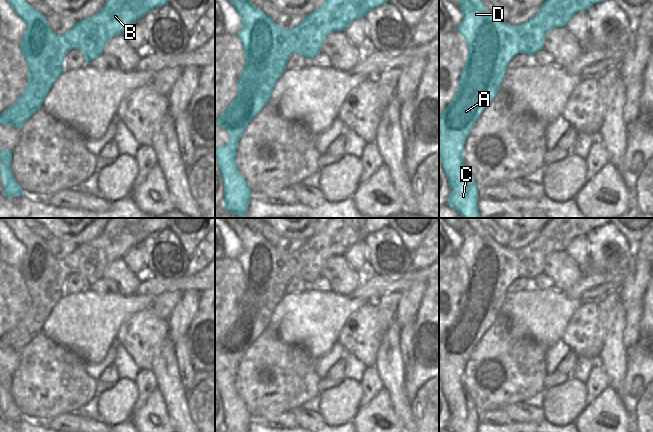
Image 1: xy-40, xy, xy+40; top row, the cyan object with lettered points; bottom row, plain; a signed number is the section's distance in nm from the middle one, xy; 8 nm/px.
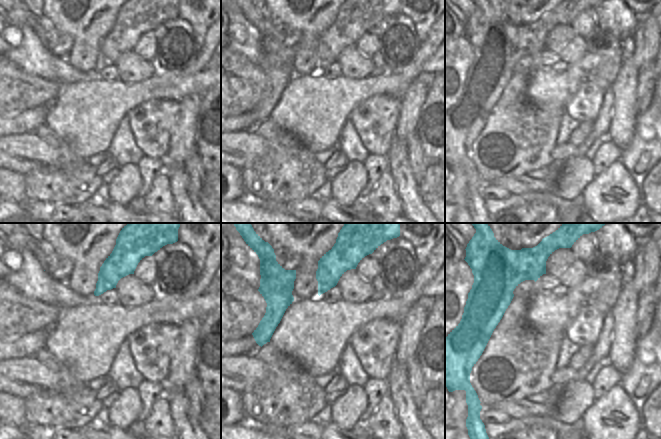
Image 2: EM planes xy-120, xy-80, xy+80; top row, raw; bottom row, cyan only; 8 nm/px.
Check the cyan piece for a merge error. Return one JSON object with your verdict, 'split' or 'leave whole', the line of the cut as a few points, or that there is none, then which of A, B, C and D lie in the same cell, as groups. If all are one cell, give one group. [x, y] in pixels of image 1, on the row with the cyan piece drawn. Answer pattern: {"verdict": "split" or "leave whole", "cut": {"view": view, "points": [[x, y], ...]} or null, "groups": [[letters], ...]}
{"verdict": "split", "cut": {"view": "xy+40", "points": [[513, 25], [523, 32], [522, 44], [526, 48], [524, 52]]}, "groups": [["A", "C", "D"], ["B"]]}

